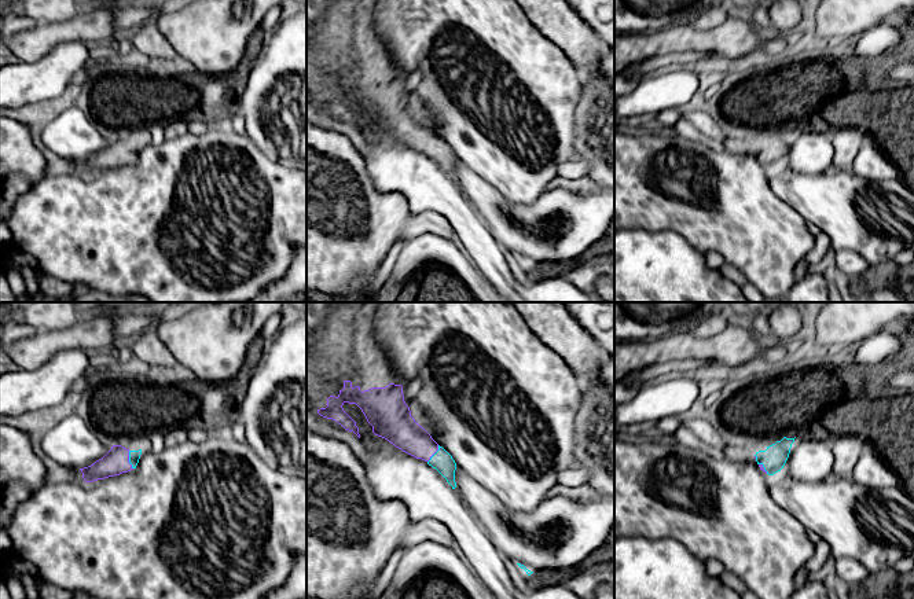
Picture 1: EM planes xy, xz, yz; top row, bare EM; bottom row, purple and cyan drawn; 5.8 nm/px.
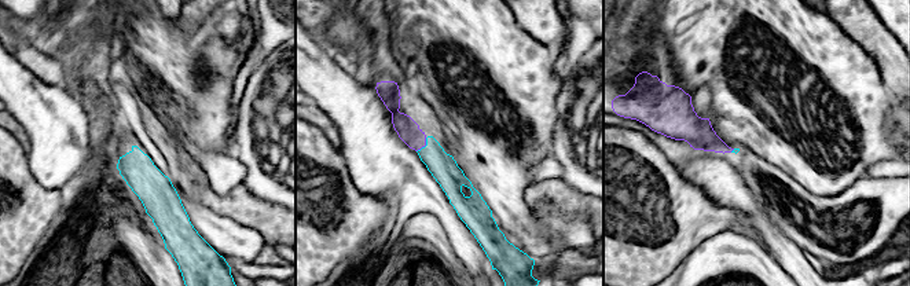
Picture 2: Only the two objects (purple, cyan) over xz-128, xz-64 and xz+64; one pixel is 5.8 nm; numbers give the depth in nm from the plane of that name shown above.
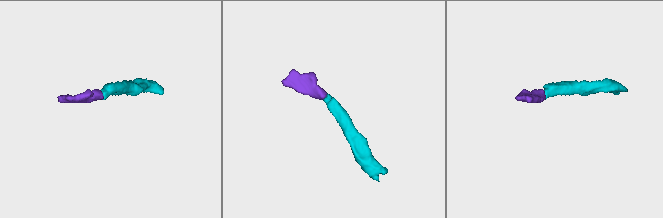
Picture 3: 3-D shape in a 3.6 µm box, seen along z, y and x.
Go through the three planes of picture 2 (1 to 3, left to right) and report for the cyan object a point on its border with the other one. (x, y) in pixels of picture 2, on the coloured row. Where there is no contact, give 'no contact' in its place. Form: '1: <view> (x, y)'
1: no contact
2: xz-64 (424, 146)
3: xz+64 (731, 150)

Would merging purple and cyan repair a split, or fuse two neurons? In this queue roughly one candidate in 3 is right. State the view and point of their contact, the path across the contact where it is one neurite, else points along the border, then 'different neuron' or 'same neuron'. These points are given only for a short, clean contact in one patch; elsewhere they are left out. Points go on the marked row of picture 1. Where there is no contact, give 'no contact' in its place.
contact xy (128, 460); way xy (116, 462), (128, 460), (134, 455); same neuron

